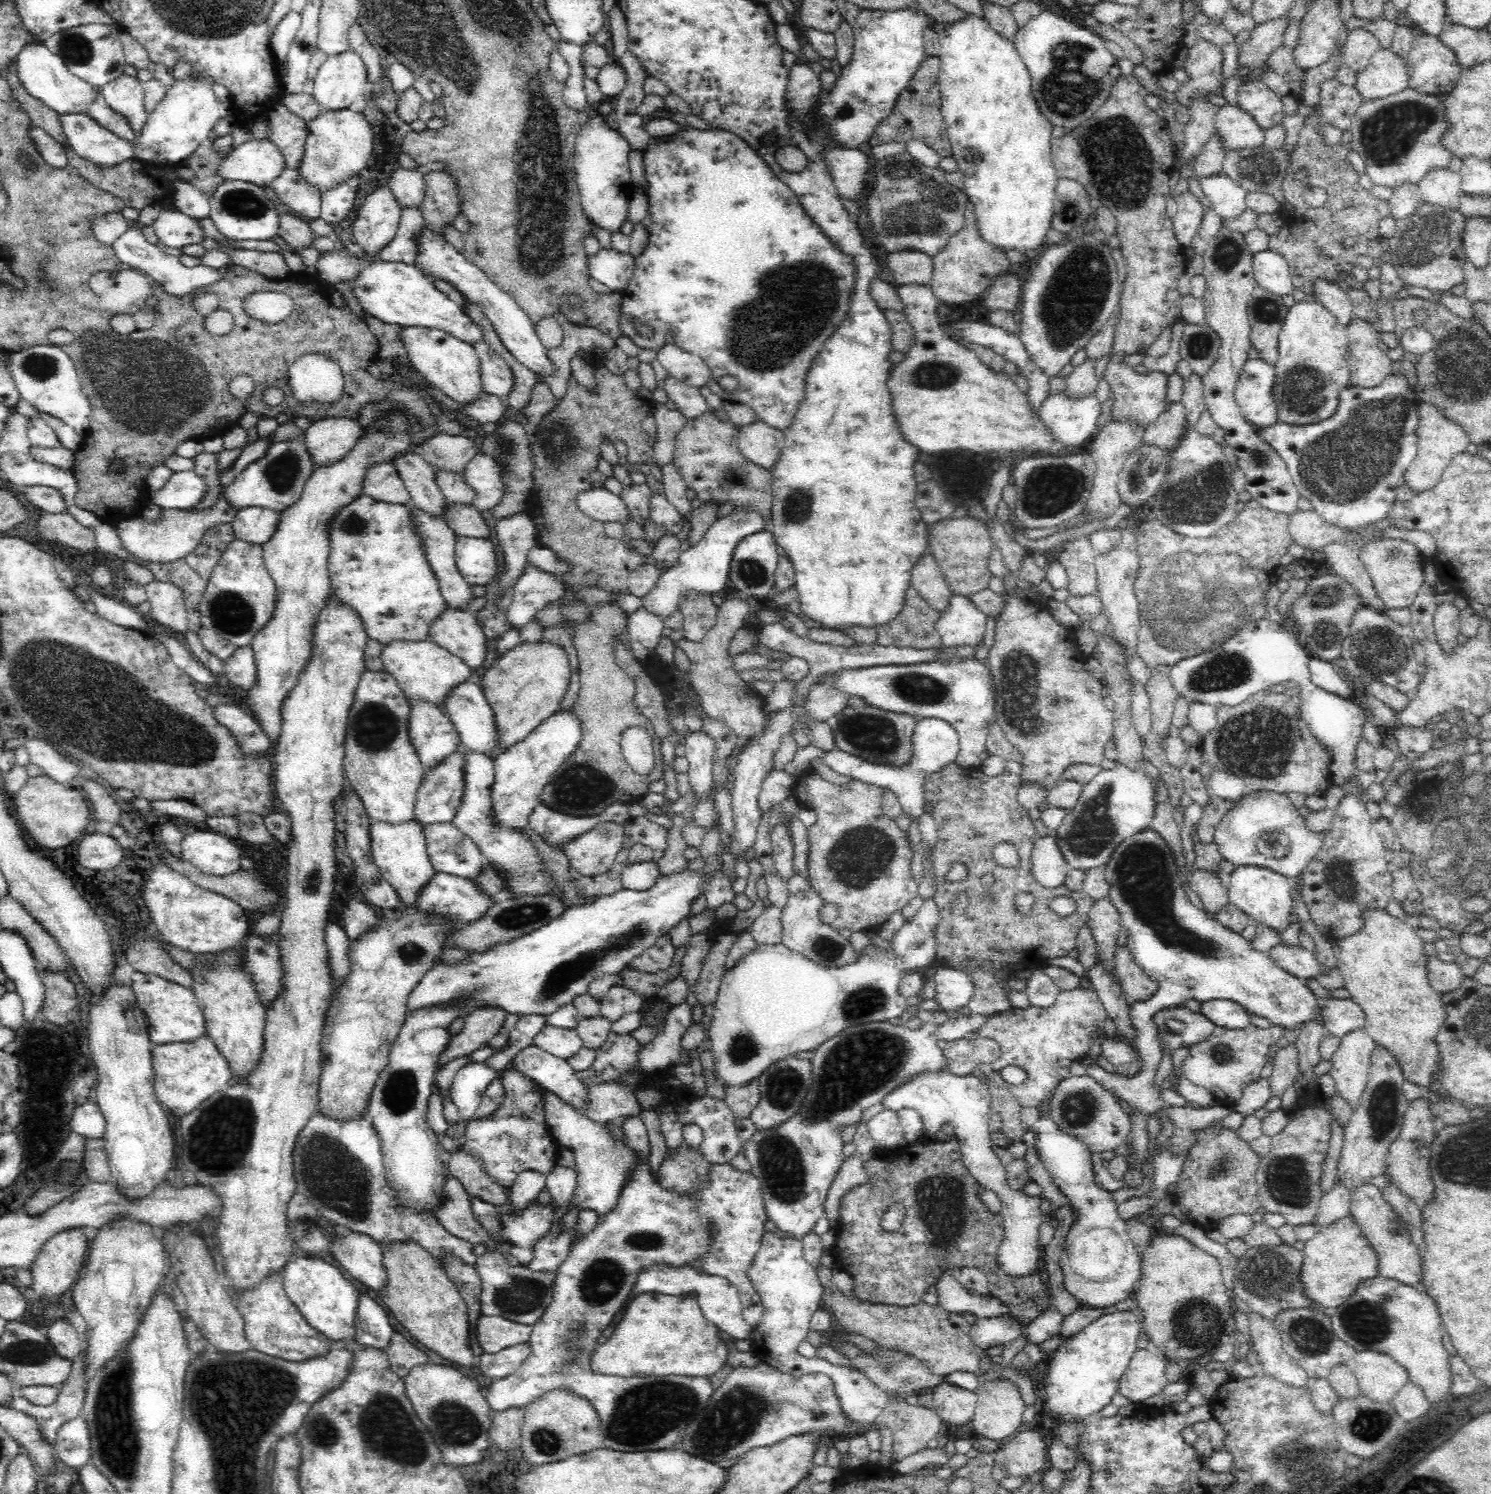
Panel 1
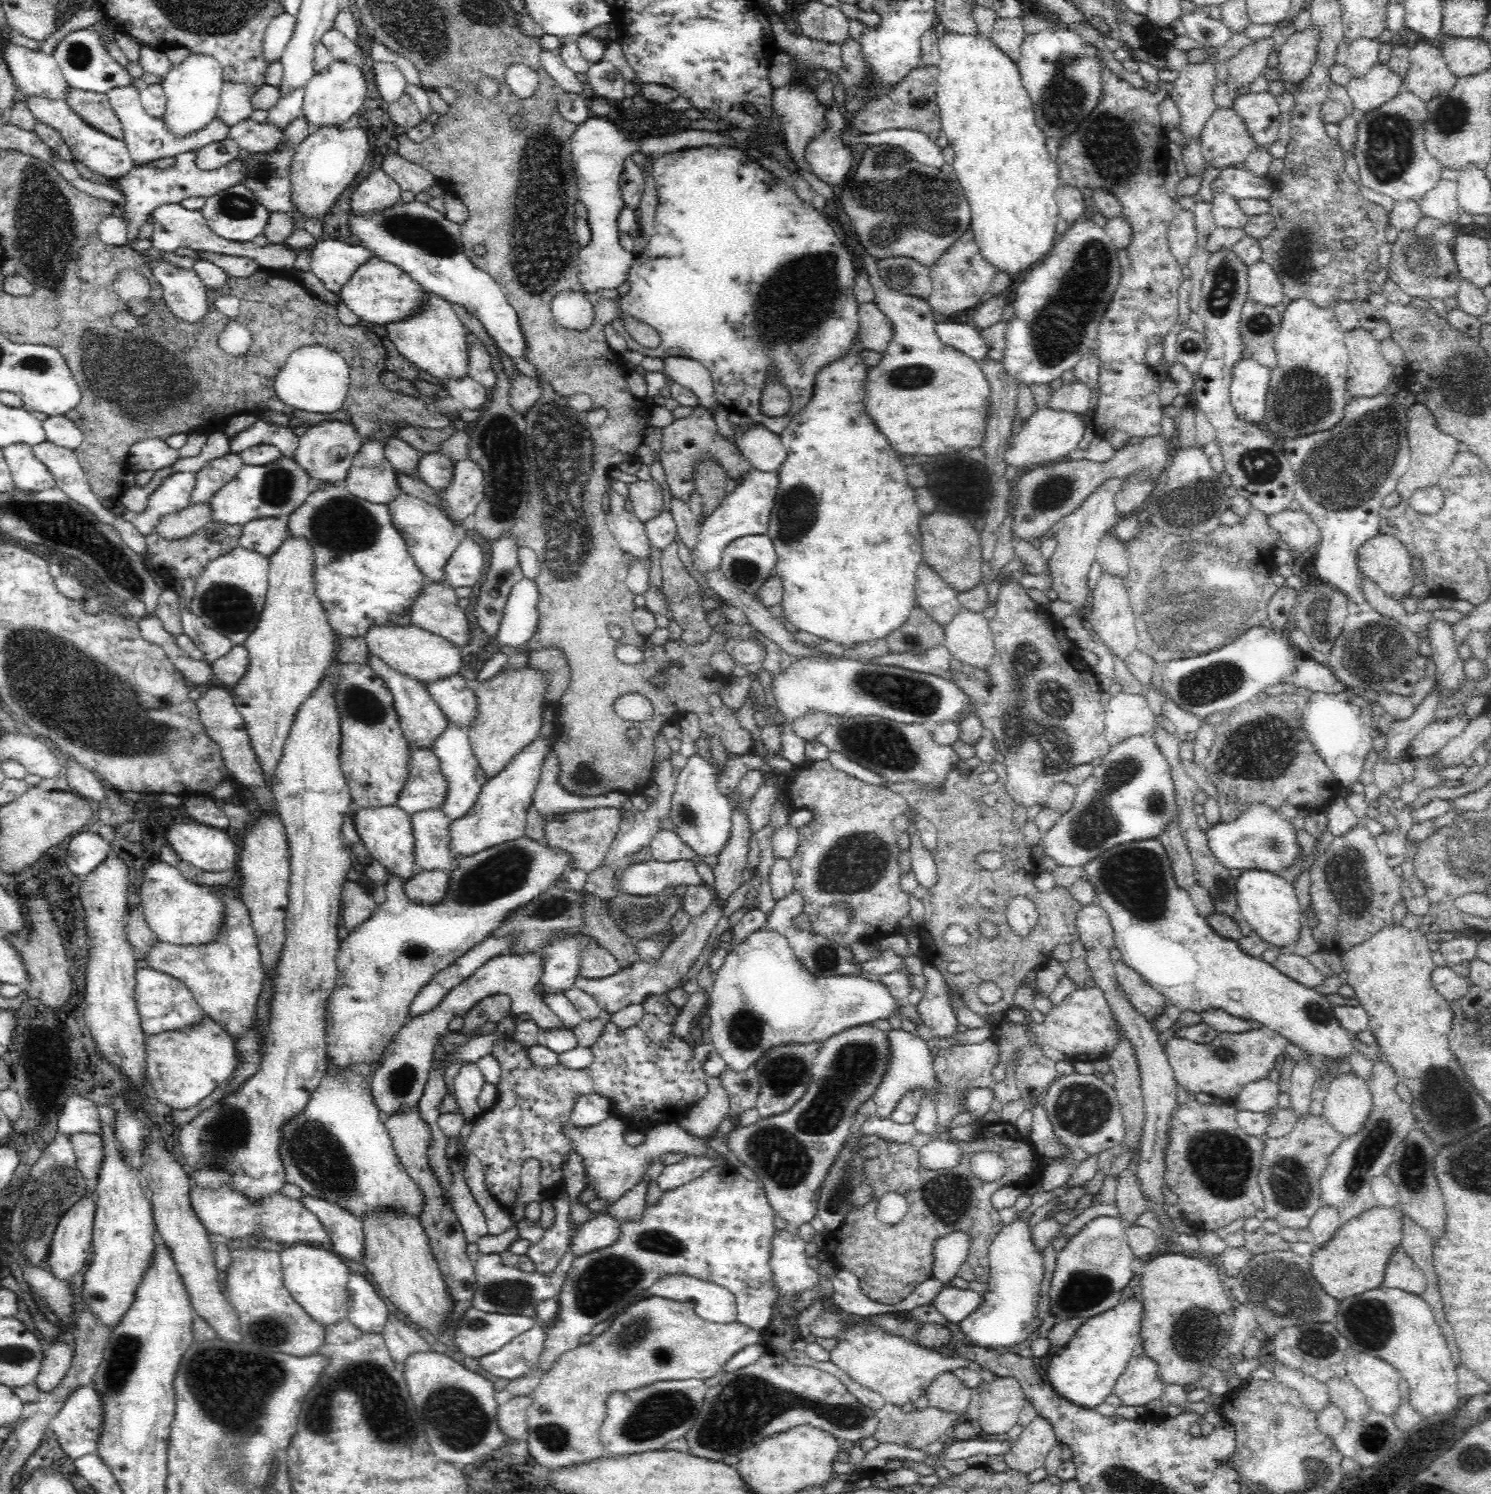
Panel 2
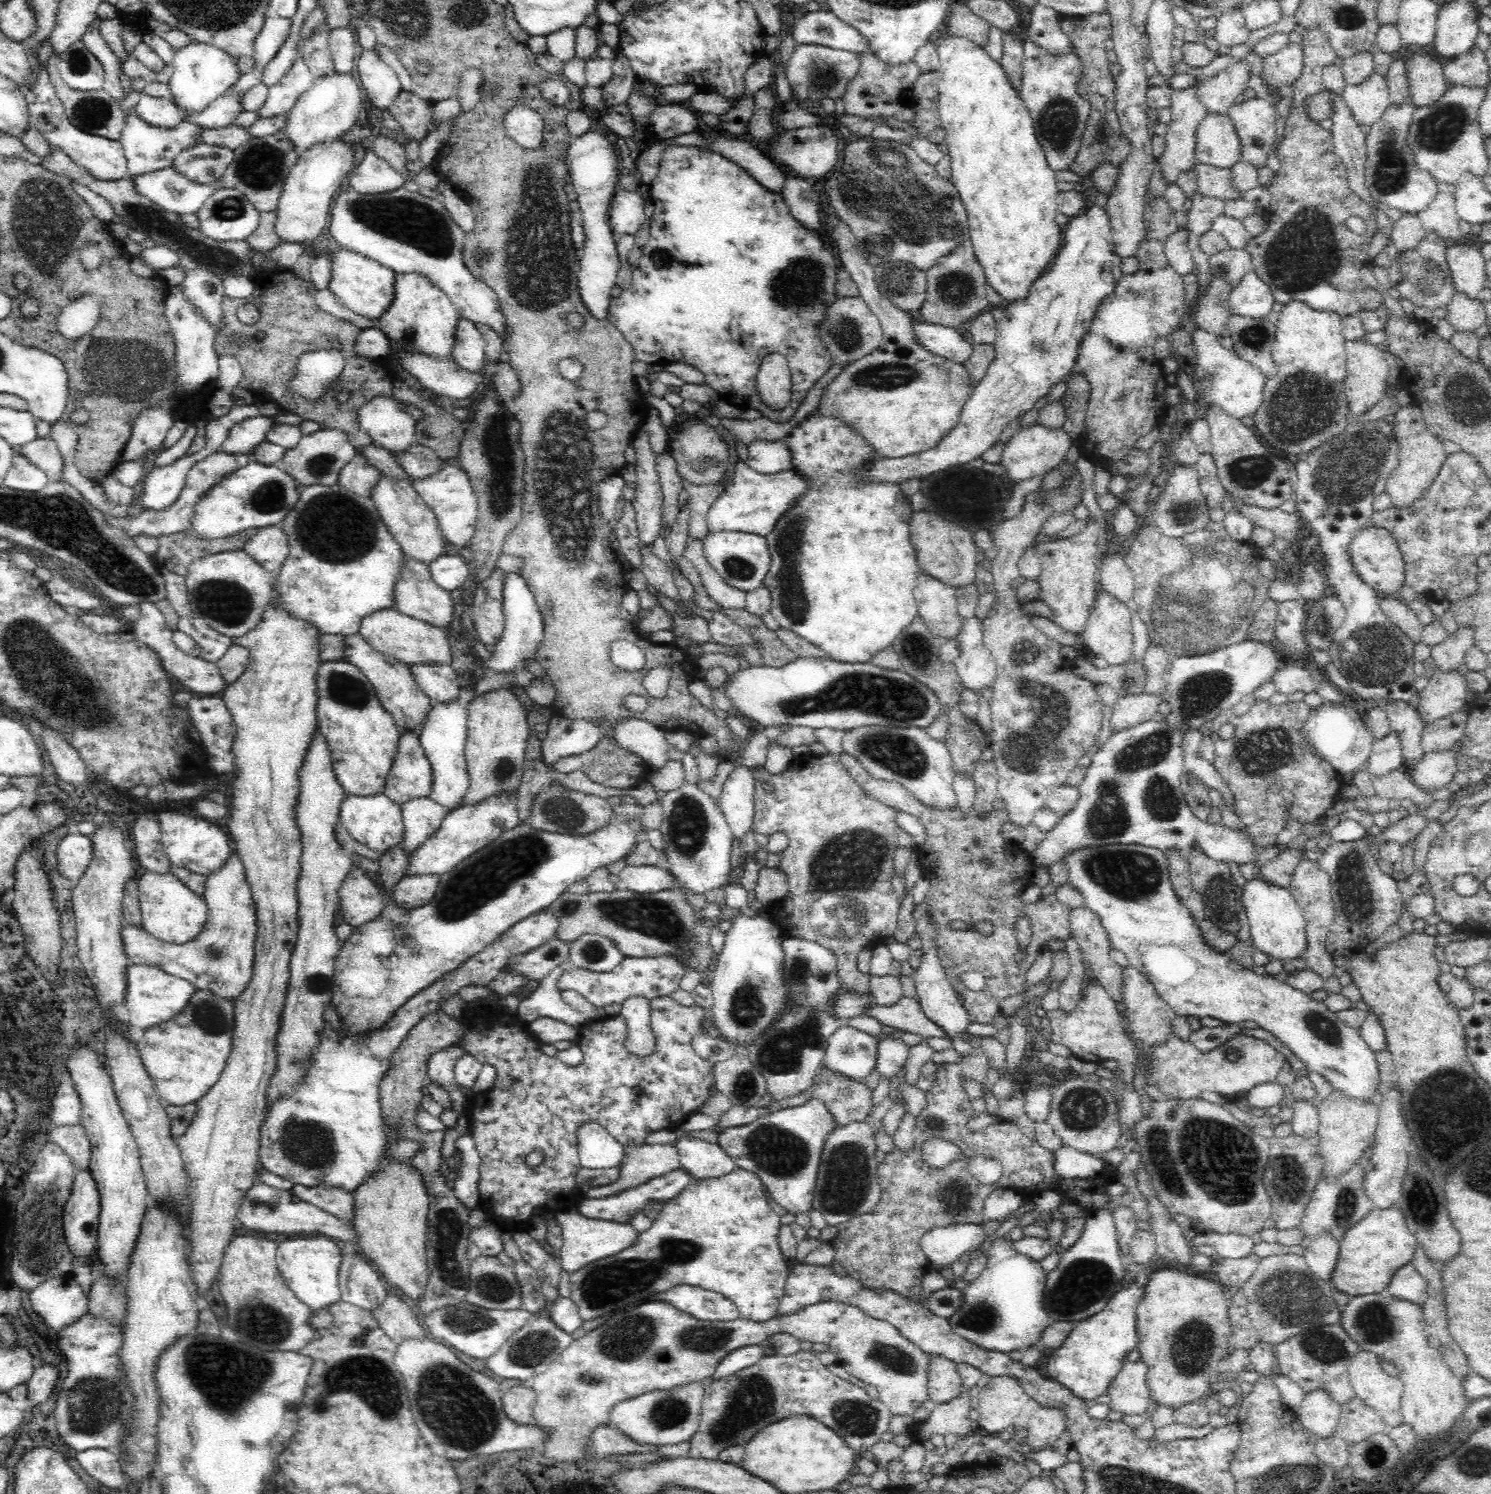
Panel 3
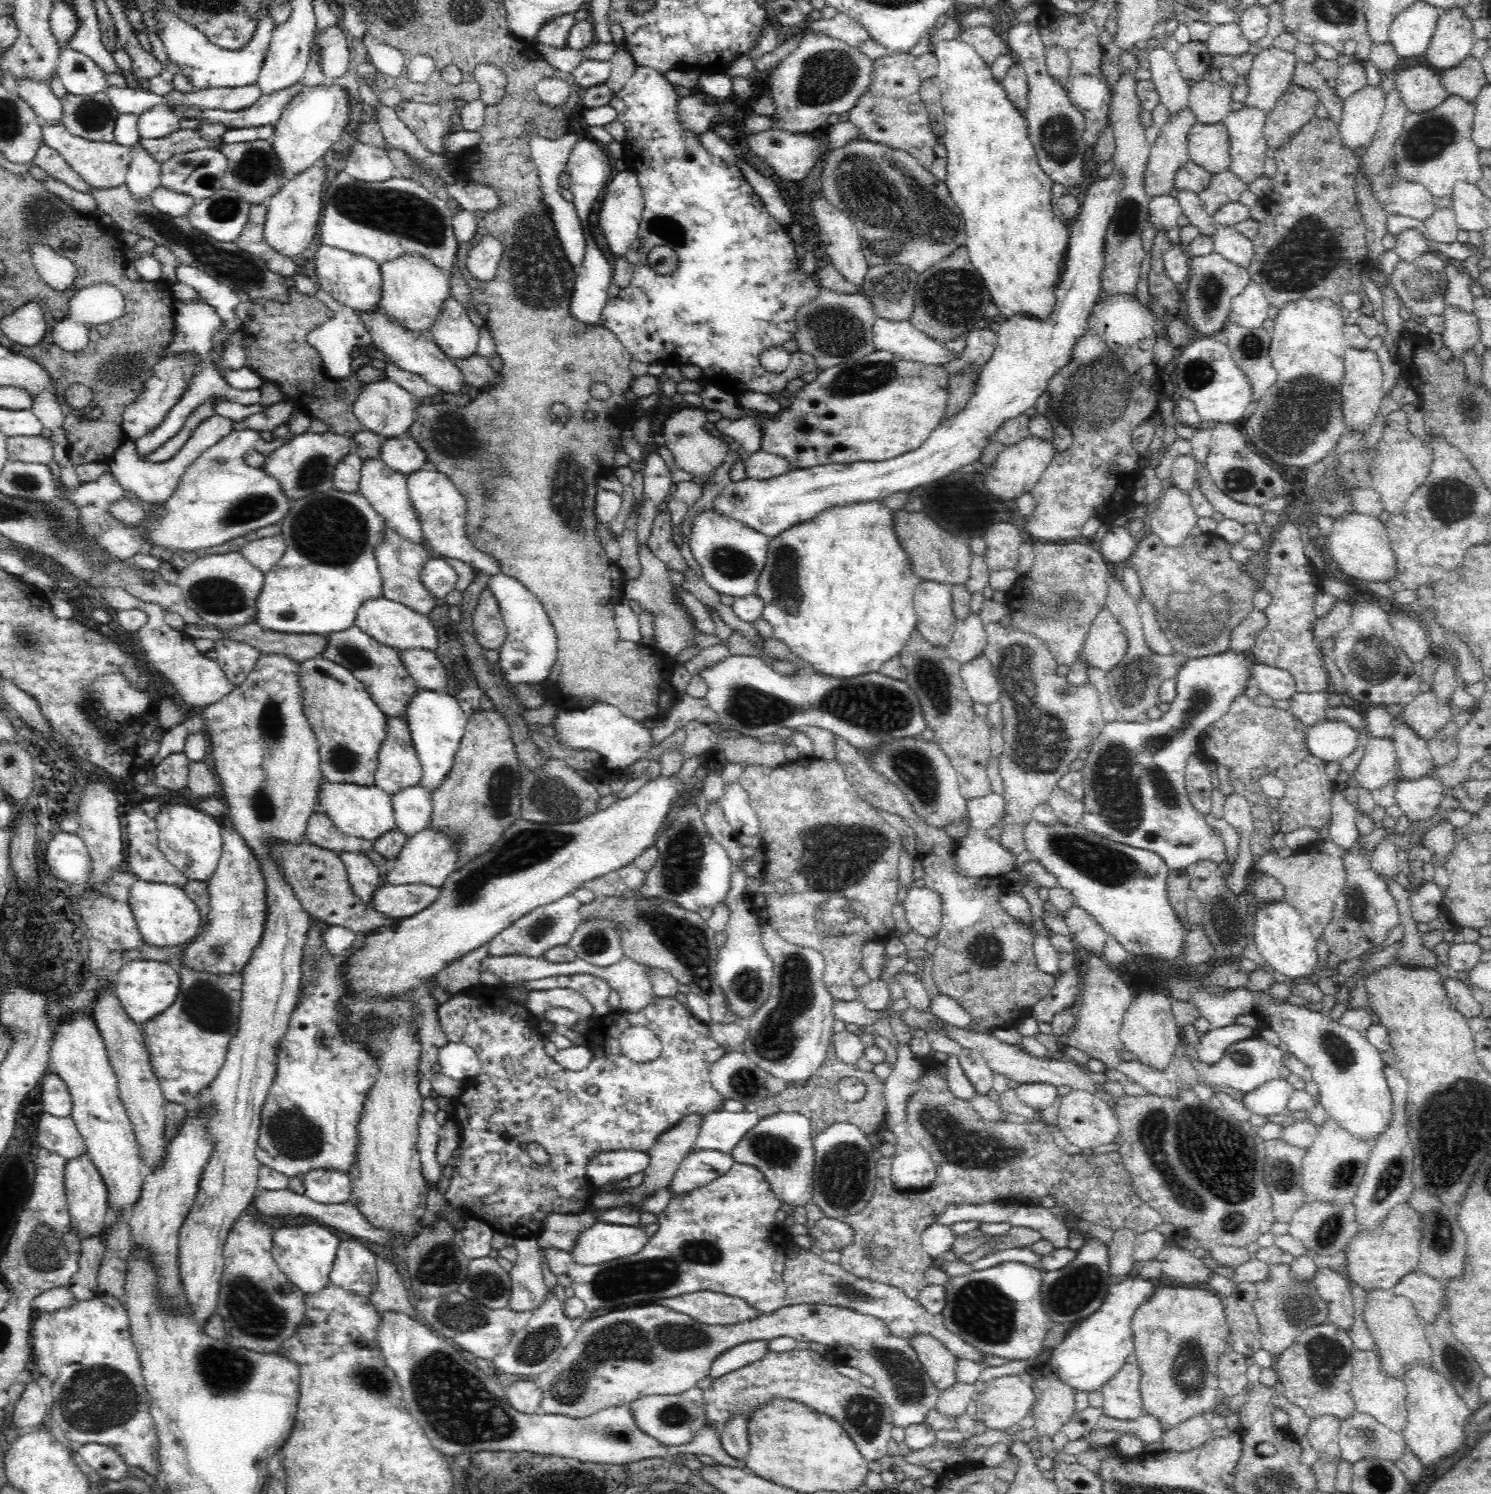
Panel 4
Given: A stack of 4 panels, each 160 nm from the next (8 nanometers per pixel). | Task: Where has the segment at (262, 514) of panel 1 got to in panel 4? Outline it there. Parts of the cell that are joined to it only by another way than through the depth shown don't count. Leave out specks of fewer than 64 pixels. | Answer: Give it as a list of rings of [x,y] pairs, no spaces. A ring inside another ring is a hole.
[[[282,534],[268,536],[264,540],[254,540],[246,546],[238,546],[248,562],[260,572],[267,573],[281,559],[287,544]]]

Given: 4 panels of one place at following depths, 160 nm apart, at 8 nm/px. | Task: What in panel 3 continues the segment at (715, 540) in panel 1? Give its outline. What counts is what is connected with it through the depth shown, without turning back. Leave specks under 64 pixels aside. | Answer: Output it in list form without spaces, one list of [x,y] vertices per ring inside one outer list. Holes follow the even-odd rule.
[[[740,459],[736,463],[732,482],[725,487],[724,492],[706,513],[708,532],[732,529],[768,536],[774,530],[776,522],[779,522],[790,508],[794,508],[796,502],[804,499],[814,484],[811,478],[807,478],[798,469],[782,470],[778,474],[758,474],[747,462]]]

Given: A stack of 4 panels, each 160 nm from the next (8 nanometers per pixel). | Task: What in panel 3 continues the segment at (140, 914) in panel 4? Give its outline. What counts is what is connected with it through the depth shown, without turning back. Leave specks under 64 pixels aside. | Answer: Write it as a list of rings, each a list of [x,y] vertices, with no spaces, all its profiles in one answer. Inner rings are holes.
[[[145,872],[137,880],[140,900],[141,924],[144,930],[161,942],[184,944],[194,940],[207,919],[207,907],[203,897],[182,885],[182,881],[173,874]]]

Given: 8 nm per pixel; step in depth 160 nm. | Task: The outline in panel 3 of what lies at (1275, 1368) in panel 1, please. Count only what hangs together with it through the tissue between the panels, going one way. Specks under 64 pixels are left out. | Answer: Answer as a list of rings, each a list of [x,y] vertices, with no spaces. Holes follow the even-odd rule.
[[[1310,1392],[1308,1396],[1304,1396],[1299,1408],[1297,1418],[1317,1441],[1337,1434],[1341,1406],[1332,1402],[1325,1392]]]

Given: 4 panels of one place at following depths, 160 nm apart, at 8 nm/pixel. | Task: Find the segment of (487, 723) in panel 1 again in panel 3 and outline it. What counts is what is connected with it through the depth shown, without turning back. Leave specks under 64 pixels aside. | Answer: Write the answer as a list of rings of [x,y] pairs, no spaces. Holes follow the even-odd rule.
[[[416,661],[409,665],[415,683],[430,699],[452,700],[460,691],[458,677],[450,664]]]

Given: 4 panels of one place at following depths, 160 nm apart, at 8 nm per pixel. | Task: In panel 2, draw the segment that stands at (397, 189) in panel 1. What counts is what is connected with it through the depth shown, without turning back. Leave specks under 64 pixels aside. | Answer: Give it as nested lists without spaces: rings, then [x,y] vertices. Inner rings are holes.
[[[394,151],[384,156],[381,167],[398,182],[401,190],[408,190],[414,194],[424,192],[439,182],[427,168],[404,159]]]

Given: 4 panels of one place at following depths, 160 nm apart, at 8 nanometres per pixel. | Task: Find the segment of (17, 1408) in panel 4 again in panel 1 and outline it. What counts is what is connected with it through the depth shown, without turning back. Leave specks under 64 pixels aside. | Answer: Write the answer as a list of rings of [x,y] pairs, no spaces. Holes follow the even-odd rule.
[[[64,1318],[54,1320],[47,1327],[49,1328],[47,1335],[49,1343],[54,1352],[64,1360],[73,1360],[86,1351],[78,1332]]]

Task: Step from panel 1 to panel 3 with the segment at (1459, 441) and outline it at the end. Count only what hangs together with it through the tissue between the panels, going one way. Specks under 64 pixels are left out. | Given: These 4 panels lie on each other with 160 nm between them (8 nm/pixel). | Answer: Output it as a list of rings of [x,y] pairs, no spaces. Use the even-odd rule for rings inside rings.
[[[1406,406],[1396,412],[1392,432],[1399,449],[1397,465],[1386,482],[1385,494],[1390,497],[1392,507],[1406,508],[1430,488],[1446,453],[1442,442],[1426,428],[1422,411],[1416,406]]]

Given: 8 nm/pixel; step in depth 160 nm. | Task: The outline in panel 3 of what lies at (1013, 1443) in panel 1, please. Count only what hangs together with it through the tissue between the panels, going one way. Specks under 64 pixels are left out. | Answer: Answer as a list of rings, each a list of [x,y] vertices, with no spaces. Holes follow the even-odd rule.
[[[1040,1405],[1026,1425],[1028,1445],[1036,1451],[1051,1448],[1060,1434],[1067,1430],[1066,1424],[1064,1409]]]

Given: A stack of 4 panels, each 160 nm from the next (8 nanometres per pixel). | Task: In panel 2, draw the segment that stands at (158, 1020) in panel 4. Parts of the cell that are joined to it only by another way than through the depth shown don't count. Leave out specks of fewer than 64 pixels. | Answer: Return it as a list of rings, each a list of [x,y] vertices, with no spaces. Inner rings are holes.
[[[204,1014],[191,1025],[183,1029],[172,1029],[161,1033],[146,1036],[144,1039],[145,1062],[144,1074],[150,1080],[157,1098],[164,1105],[172,1109],[188,1109],[200,1104],[223,1080],[229,1077],[235,1065],[234,1038],[226,1032],[224,1025],[218,1023],[214,1017]]]

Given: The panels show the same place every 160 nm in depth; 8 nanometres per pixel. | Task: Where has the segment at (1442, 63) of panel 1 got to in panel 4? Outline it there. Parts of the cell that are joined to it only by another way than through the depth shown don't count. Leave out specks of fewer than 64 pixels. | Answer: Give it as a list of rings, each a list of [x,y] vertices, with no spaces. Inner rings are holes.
[[[1424,63],[1401,70],[1393,78],[1395,91],[1402,99],[1404,106],[1411,112],[1426,112],[1442,104],[1449,97],[1441,85],[1440,74],[1430,69]]]

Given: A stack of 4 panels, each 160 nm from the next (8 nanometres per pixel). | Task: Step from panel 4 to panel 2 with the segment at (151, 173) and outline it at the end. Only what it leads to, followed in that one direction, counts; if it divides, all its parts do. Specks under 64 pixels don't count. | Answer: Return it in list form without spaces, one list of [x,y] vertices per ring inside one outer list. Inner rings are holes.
[[[133,86],[124,88],[111,88],[107,92],[109,103],[120,119],[123,128],[123,141],[130,153],[133,166],[148,166],[167,159],[175,159],[176,156],[184,155],[184,152],[196,152],[208,146],[212,142],[220,142],[227,137],[228,129],[221,120],[211,120],[204,128],[190,131],[183,135],[176,135],[168,129],[168,125],[162,119],[152,118],[141,105],[139,90]]]

